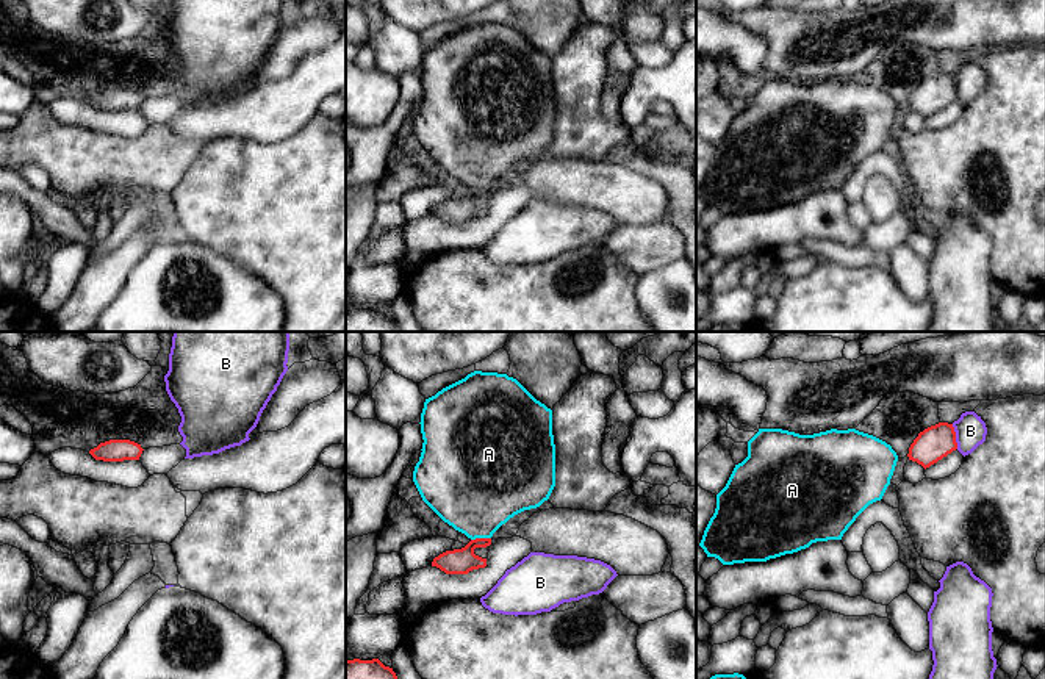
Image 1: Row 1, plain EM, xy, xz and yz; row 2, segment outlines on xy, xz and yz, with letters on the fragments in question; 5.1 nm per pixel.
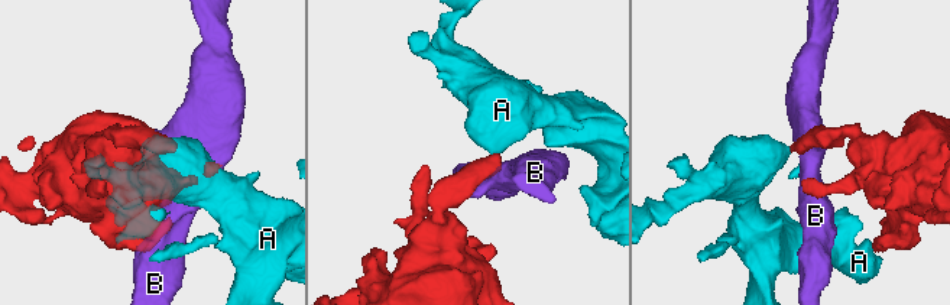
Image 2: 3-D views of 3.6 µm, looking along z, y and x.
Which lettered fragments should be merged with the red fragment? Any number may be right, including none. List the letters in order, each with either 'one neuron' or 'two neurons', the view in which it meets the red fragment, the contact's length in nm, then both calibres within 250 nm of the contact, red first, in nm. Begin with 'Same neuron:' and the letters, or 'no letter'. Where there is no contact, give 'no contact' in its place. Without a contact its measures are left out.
Same neuron: A
A: one neuron | xz | 110 nm | 130/440 nm
B: two neurons | yz | 130 nm | 170/160 nm

